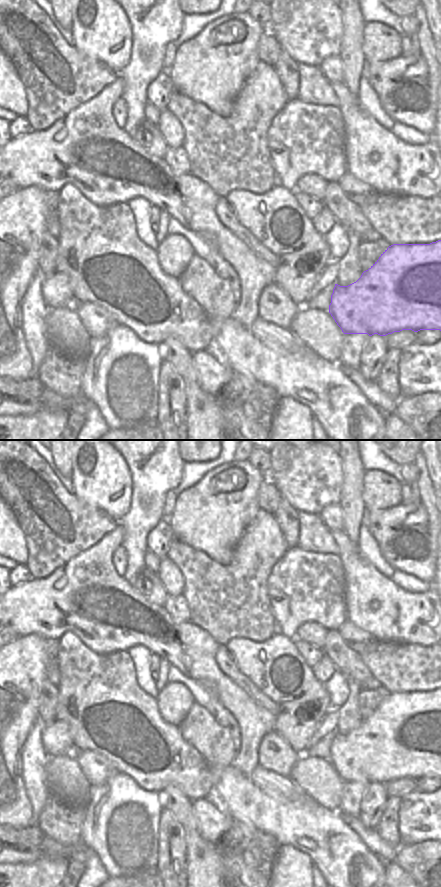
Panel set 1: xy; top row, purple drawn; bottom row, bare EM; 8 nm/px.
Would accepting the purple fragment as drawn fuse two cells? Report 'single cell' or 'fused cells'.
fused cells

